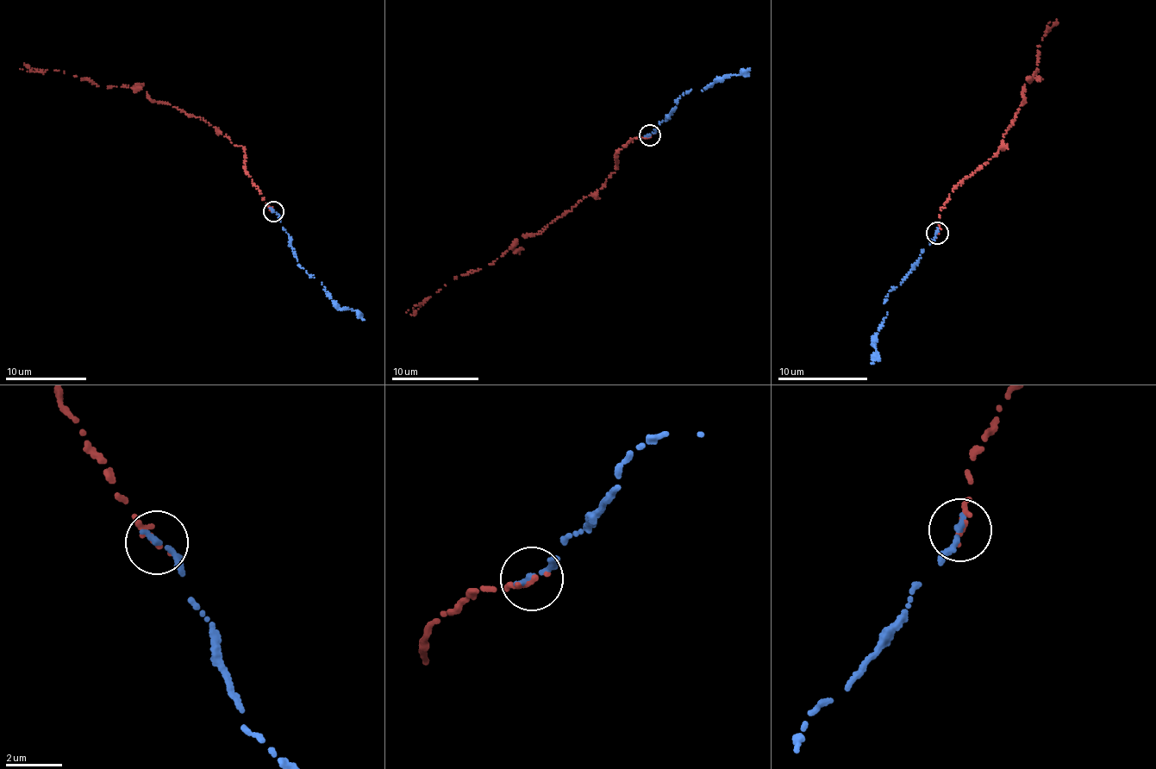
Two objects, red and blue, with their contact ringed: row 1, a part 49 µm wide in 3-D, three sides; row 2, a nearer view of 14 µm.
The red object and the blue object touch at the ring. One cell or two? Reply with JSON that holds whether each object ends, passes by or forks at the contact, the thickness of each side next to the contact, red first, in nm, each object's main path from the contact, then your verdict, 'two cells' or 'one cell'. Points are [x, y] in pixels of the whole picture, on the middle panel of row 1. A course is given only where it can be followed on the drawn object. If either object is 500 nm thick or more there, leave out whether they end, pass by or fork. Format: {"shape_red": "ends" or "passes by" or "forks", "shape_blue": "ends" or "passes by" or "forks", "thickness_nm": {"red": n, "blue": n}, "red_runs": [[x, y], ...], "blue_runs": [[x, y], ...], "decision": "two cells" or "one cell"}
{"shape_red": "ends", "shape_blue": "ends", "thickness_nm": {"red": 180, "blue": 280}, "red_runs": [[650, 134], [634, 138], [615, 154], [605, 184], [406, 312]], "blue_runs": [[650, 134], [677, 108], [680, 96], [691, 90], [702, 90], [750, 68]], "decision": "one cell"}

